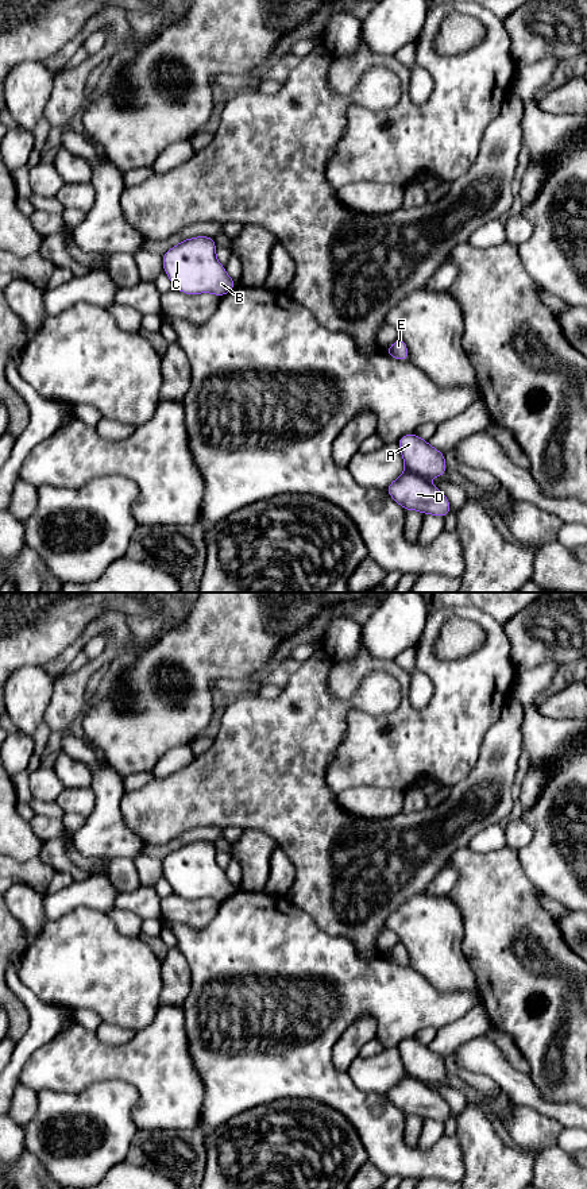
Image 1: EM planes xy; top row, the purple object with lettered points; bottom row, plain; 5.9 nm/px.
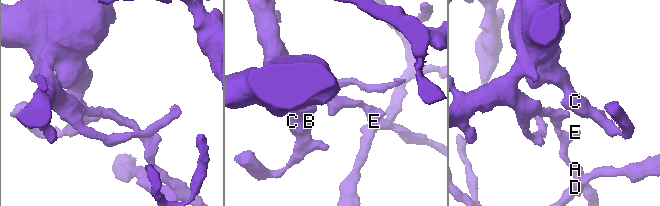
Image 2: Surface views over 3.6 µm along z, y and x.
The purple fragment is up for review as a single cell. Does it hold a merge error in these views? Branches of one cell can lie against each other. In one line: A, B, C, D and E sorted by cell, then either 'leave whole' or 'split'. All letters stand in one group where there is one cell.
A B C E / D; split

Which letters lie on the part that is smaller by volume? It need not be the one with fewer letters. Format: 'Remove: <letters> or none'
Remove: D

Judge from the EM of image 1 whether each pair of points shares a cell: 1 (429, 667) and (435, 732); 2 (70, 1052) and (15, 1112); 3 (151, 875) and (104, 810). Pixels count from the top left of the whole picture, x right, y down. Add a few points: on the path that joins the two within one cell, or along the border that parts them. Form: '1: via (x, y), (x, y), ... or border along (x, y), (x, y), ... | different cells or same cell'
1: via (441, 683), (441, 715) | same cell
2: border along (19, 1084), (31, 1088), (37, 1093) | different cells
3: border along (141, 852), (134, 859) | different cells

